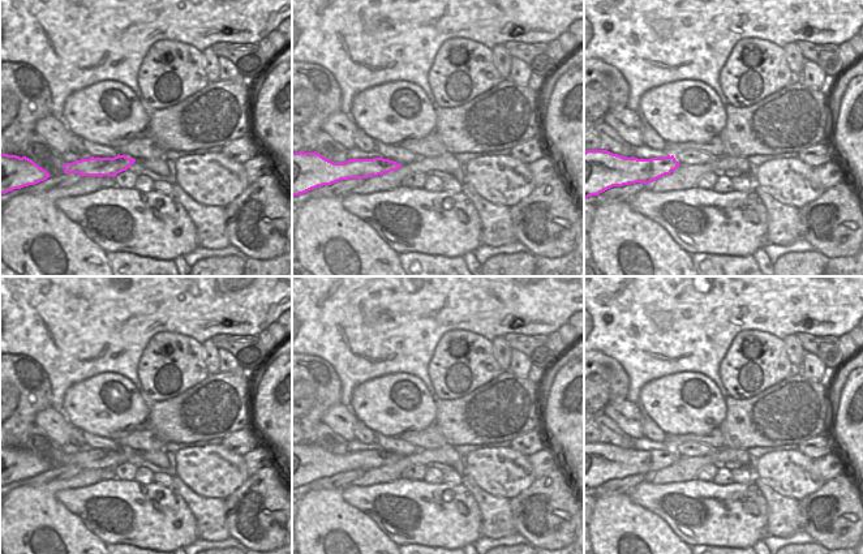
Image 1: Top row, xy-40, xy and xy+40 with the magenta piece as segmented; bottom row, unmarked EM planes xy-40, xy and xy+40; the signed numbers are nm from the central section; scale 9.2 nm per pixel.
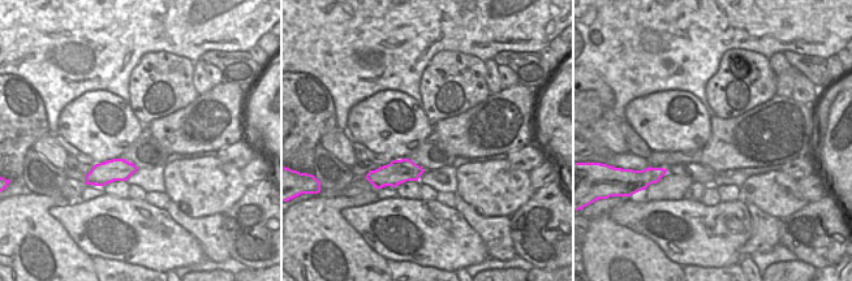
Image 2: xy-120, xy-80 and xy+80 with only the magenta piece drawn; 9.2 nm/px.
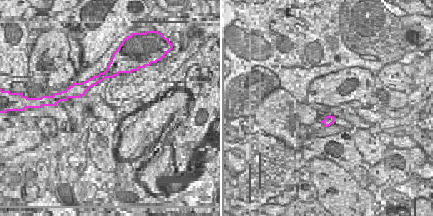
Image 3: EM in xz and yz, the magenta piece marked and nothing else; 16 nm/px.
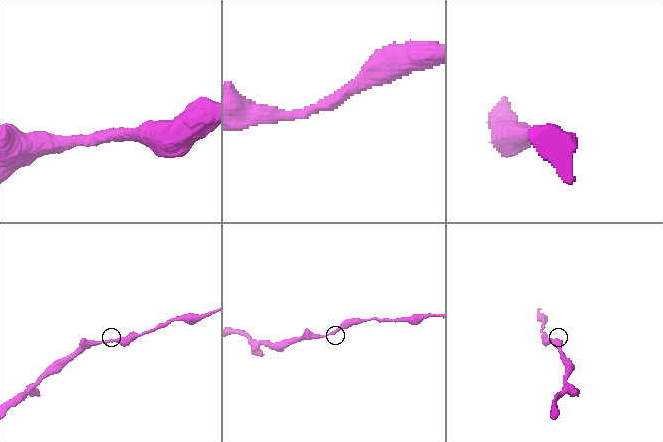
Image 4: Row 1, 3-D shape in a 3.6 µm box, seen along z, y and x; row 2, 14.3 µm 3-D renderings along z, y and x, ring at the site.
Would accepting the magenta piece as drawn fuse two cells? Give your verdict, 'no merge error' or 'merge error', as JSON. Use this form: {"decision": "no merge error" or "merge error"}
{"decision": "no merge error"}

